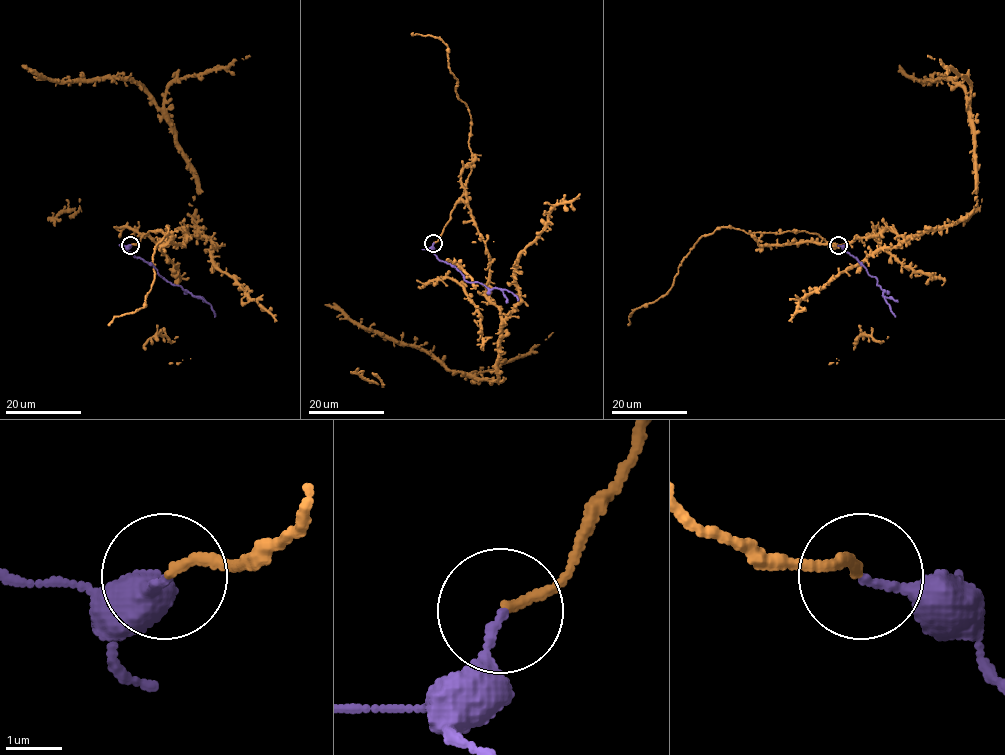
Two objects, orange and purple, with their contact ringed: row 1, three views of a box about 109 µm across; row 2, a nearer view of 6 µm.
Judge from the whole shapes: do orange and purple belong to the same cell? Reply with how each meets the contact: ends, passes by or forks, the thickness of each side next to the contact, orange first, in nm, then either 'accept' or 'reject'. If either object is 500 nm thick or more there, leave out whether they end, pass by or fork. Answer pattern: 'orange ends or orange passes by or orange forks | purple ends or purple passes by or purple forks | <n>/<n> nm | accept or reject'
orange ends | purple ends | 180/130 nm | accept

